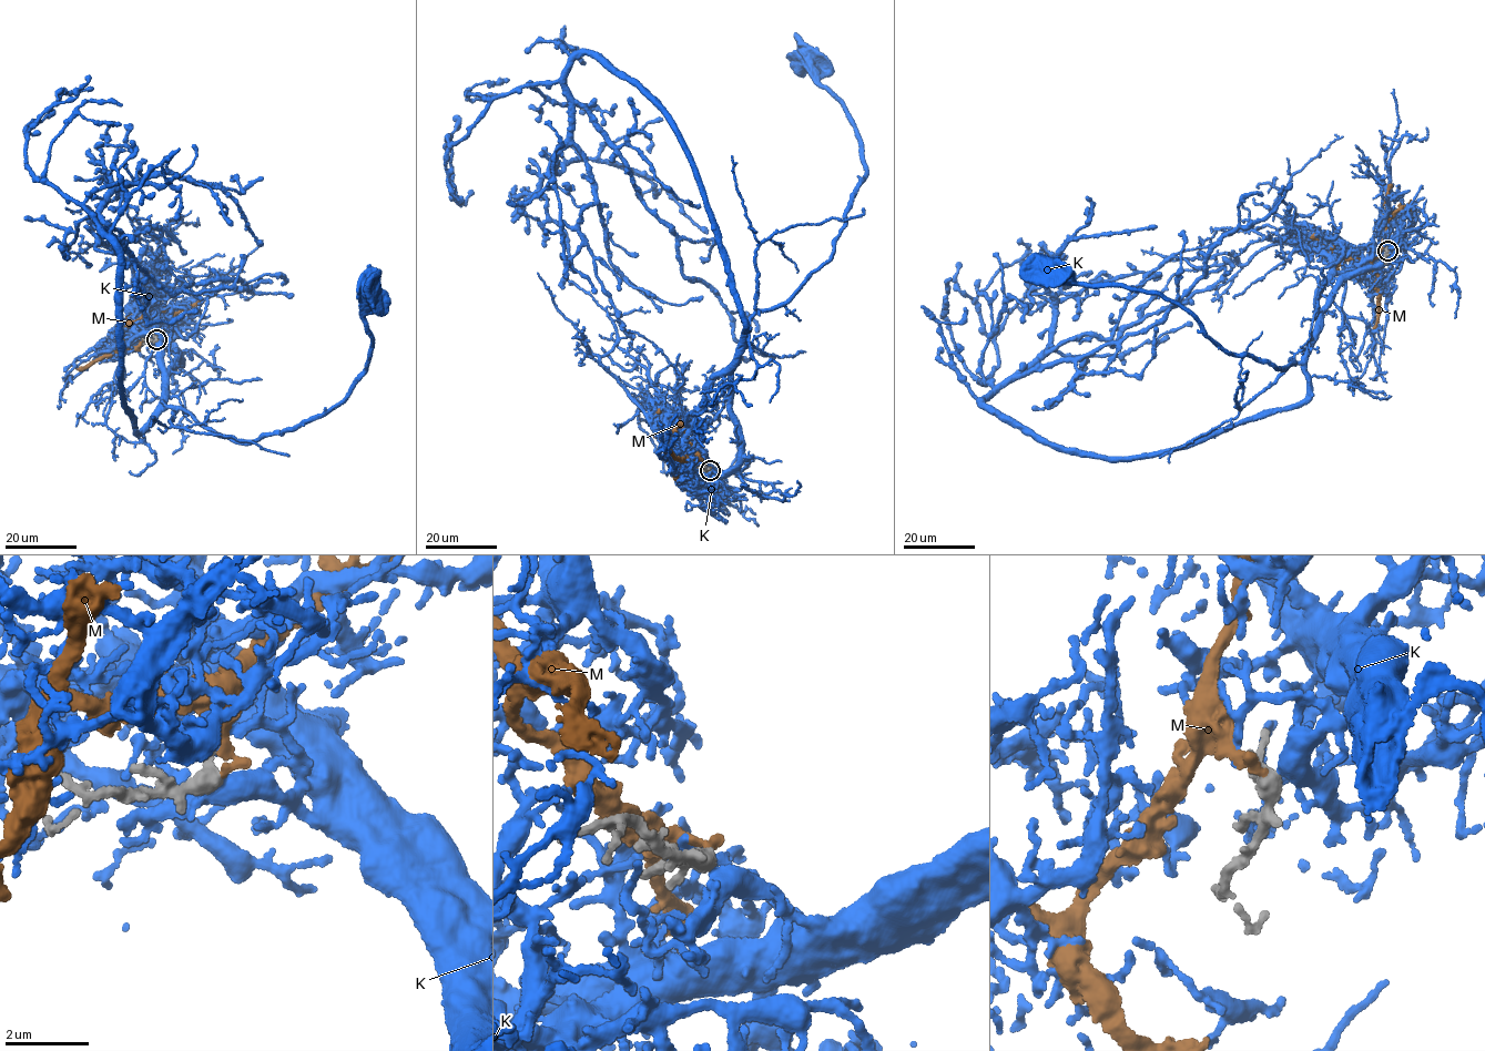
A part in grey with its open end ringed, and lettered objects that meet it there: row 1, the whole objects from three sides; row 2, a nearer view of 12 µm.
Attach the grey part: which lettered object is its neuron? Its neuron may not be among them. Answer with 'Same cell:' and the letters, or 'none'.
Same cell: K

